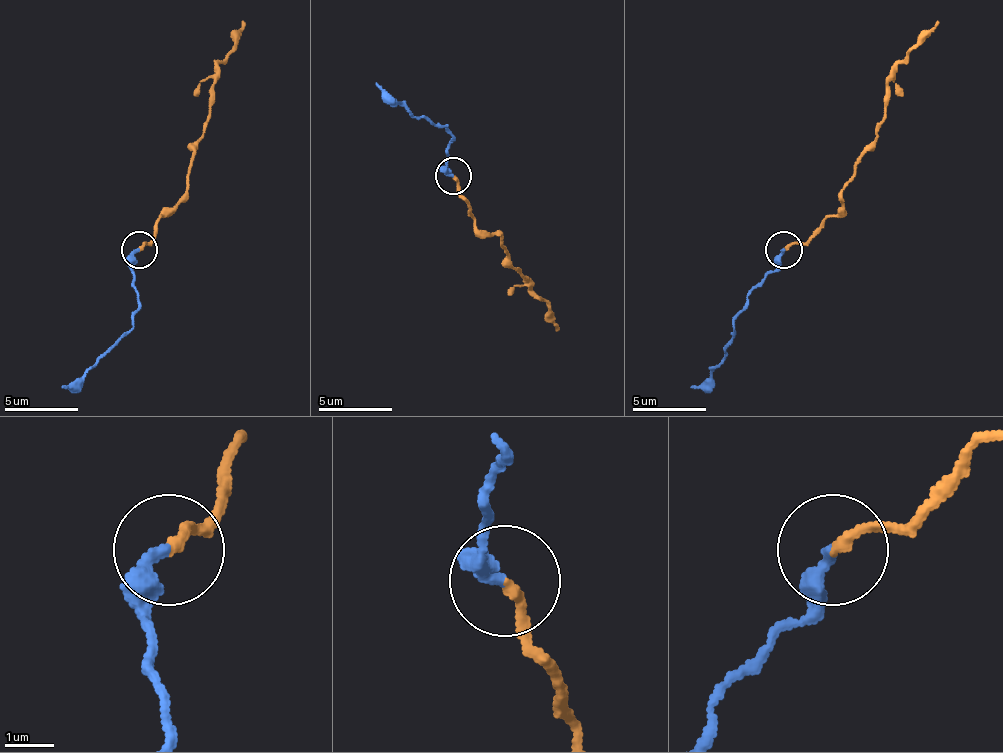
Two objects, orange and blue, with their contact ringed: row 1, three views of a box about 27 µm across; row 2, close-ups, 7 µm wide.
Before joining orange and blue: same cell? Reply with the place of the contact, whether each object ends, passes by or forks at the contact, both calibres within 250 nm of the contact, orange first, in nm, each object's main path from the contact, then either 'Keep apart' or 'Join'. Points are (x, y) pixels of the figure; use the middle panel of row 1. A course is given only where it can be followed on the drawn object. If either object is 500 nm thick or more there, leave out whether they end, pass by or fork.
Place: (453, 175). At the ring orange ends. At the ring blue ends. Thickness 220 nm (orange) against 280 nm. Course of orange: (452, 176), (470, 217), (489, 235), (500, 235), (518, 272), (529, 283), (558, 330). Course of blue: (452, 176), (448, 173), (452, 140), (445, 125), (412, 118), (375, 81). Keep apart

